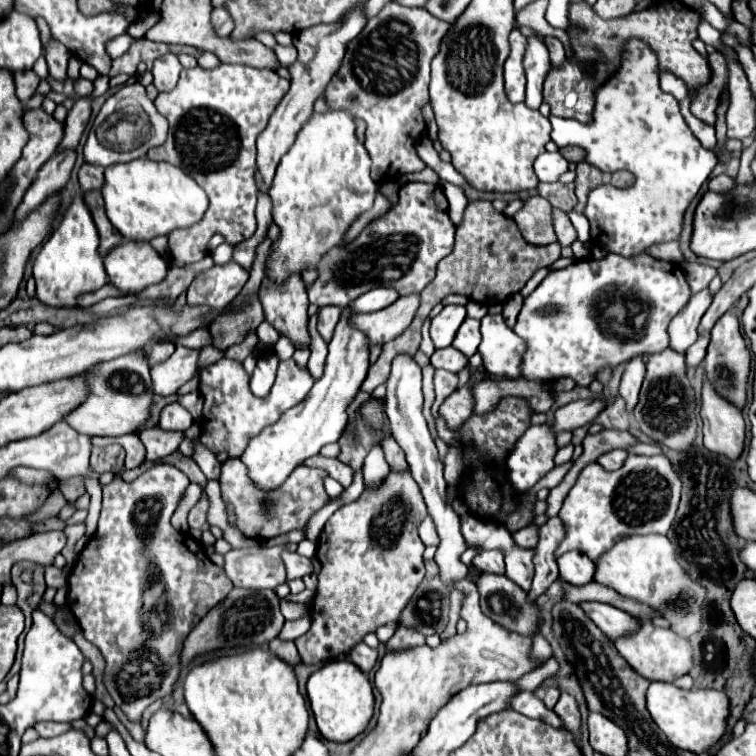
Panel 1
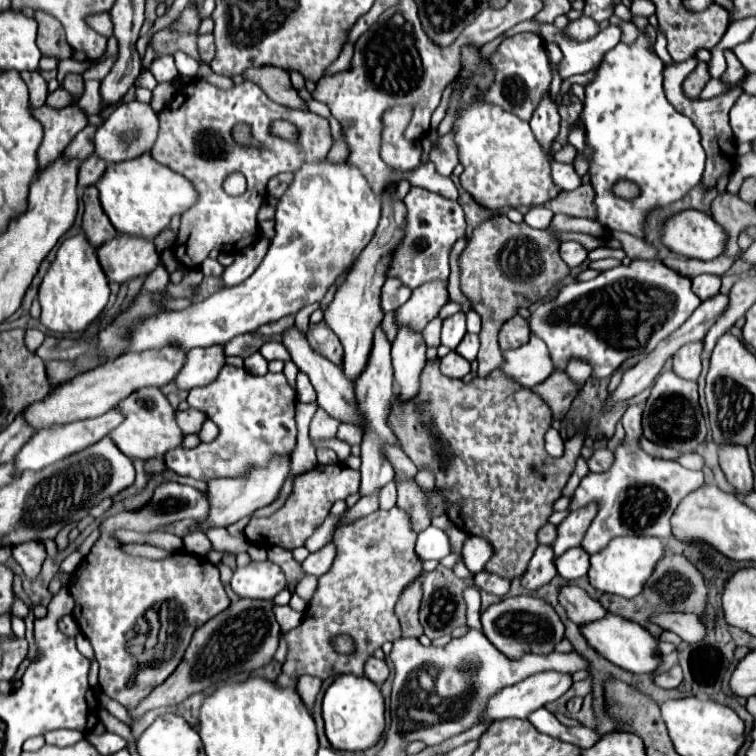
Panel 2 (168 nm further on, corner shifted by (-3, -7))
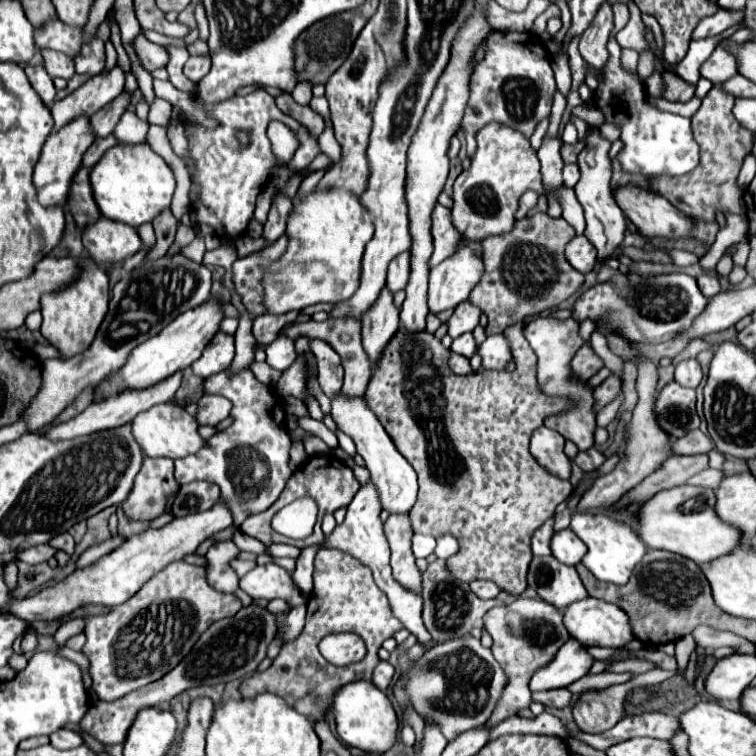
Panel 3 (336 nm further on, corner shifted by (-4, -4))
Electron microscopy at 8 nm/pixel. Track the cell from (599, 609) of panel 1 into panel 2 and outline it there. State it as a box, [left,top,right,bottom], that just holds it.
[559,586,607,626]

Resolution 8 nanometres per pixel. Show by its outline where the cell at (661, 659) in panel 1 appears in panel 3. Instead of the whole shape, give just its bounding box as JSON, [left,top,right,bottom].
[564,597,634,649]

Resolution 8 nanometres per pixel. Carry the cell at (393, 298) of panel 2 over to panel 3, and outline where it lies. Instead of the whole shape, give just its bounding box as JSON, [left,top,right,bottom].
[386,251,410,293]

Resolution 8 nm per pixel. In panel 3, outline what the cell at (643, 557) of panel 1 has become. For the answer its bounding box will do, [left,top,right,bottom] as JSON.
[570,513,648,585]

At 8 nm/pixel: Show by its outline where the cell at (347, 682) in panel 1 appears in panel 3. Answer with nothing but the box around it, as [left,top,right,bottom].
[334,681,396,753]

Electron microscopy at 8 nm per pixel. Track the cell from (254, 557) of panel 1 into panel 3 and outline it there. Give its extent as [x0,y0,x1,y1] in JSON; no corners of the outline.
[240,563,306,607]

